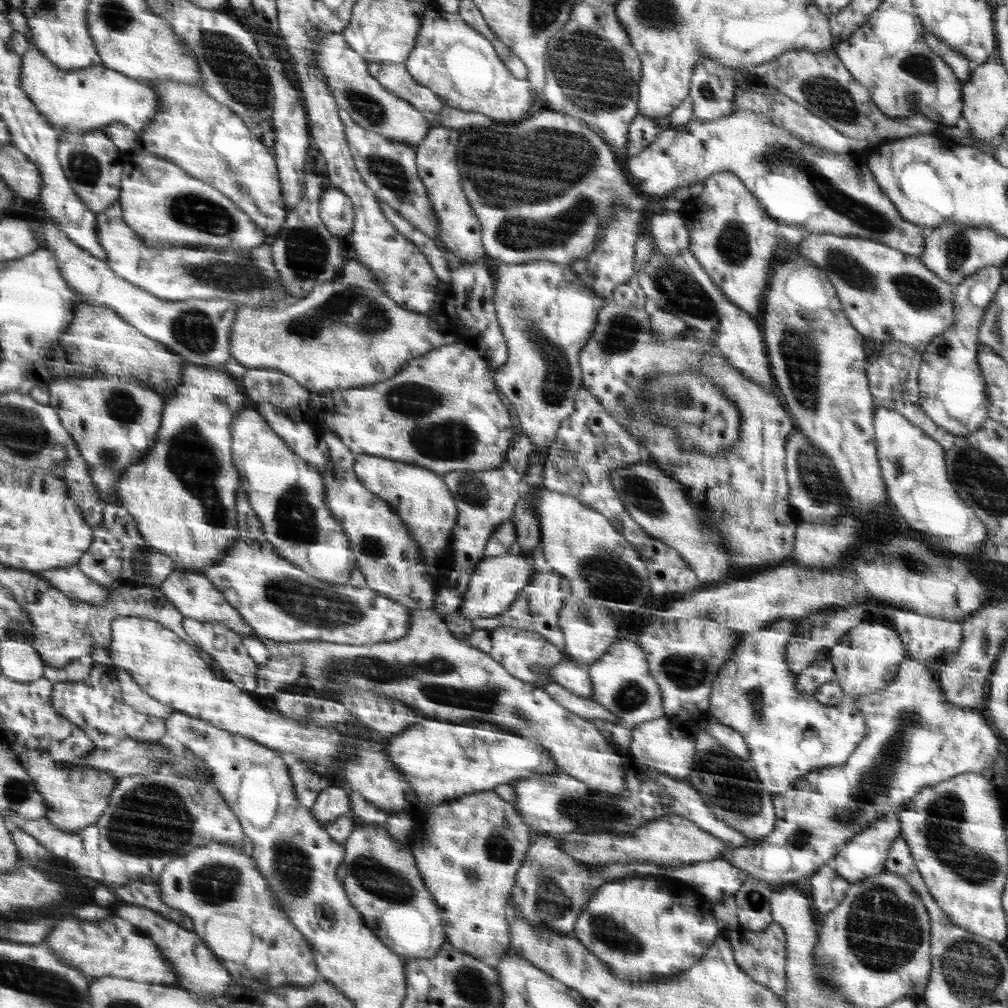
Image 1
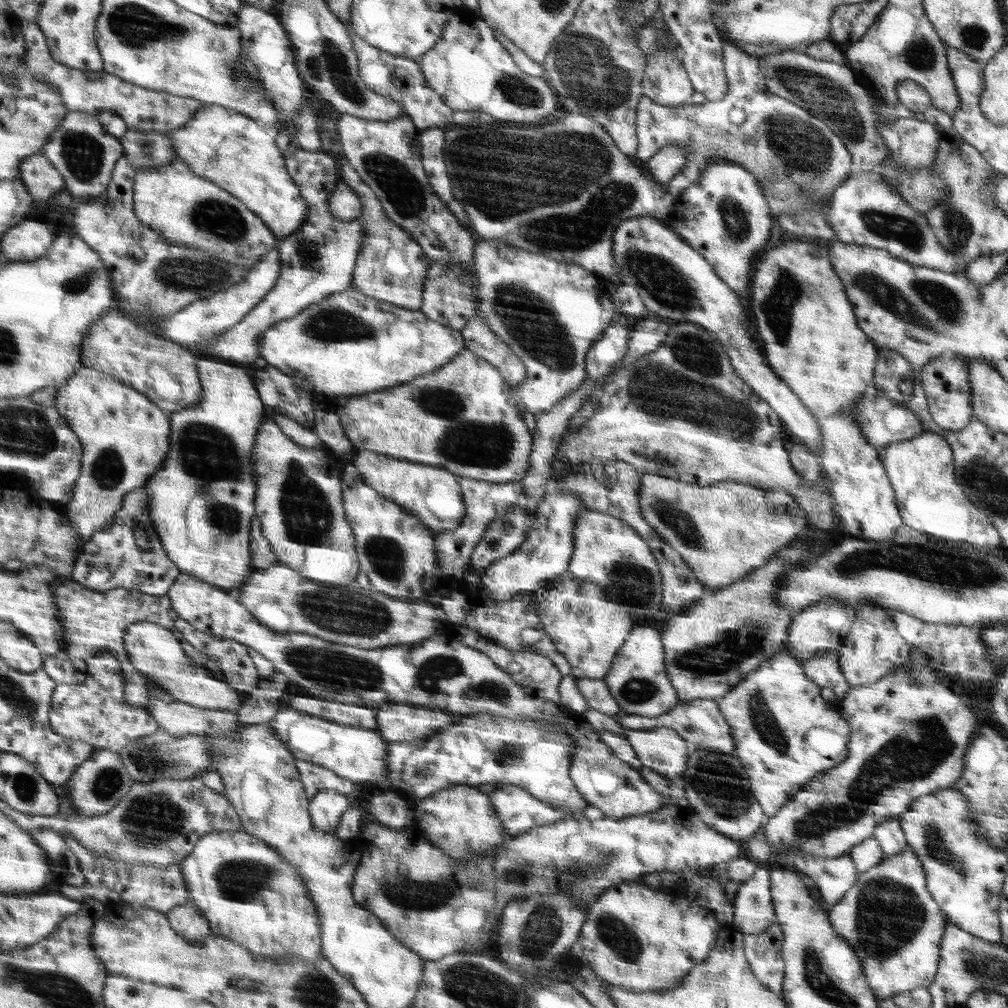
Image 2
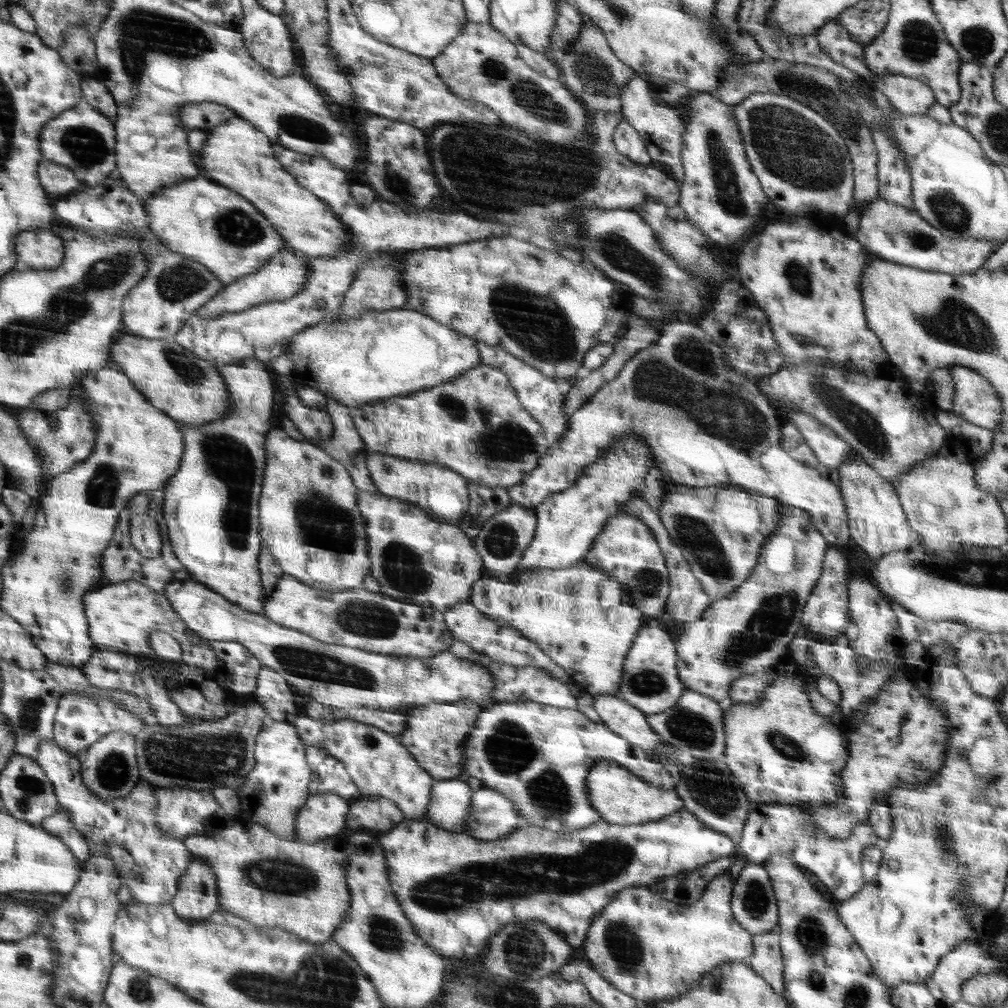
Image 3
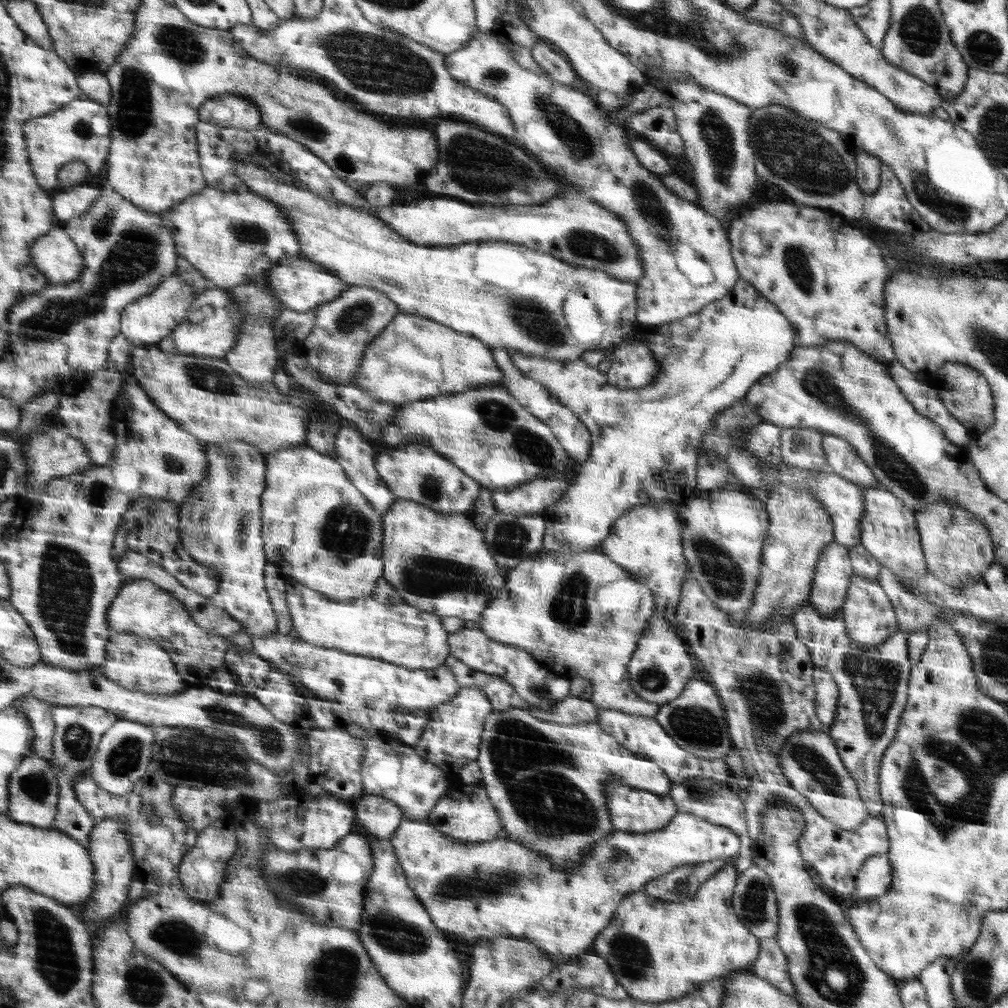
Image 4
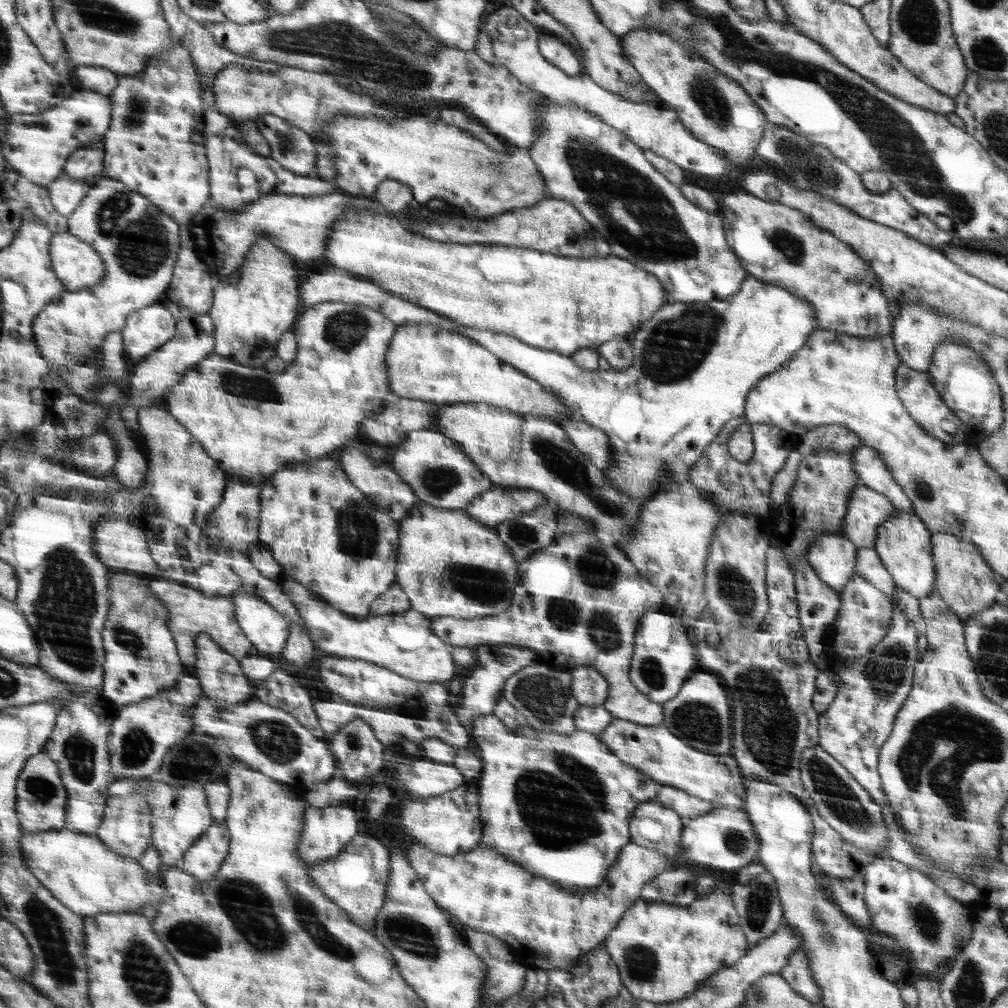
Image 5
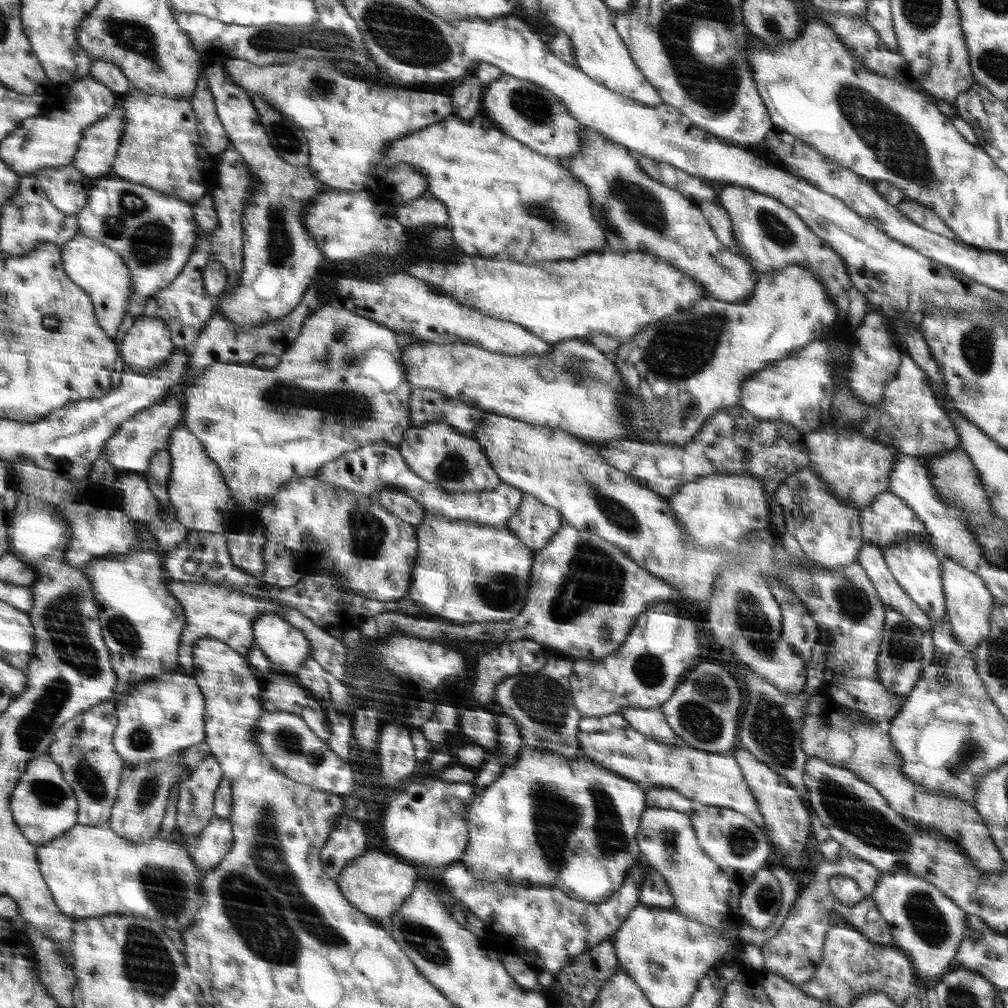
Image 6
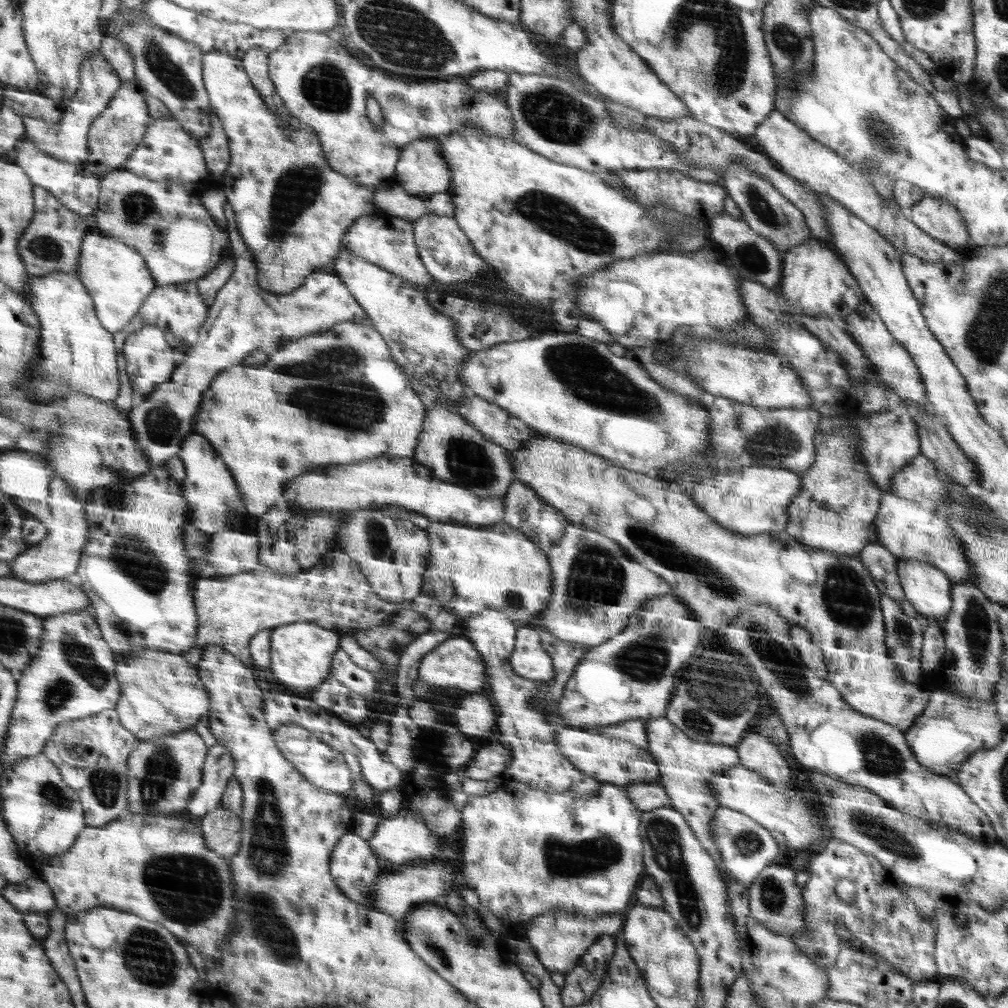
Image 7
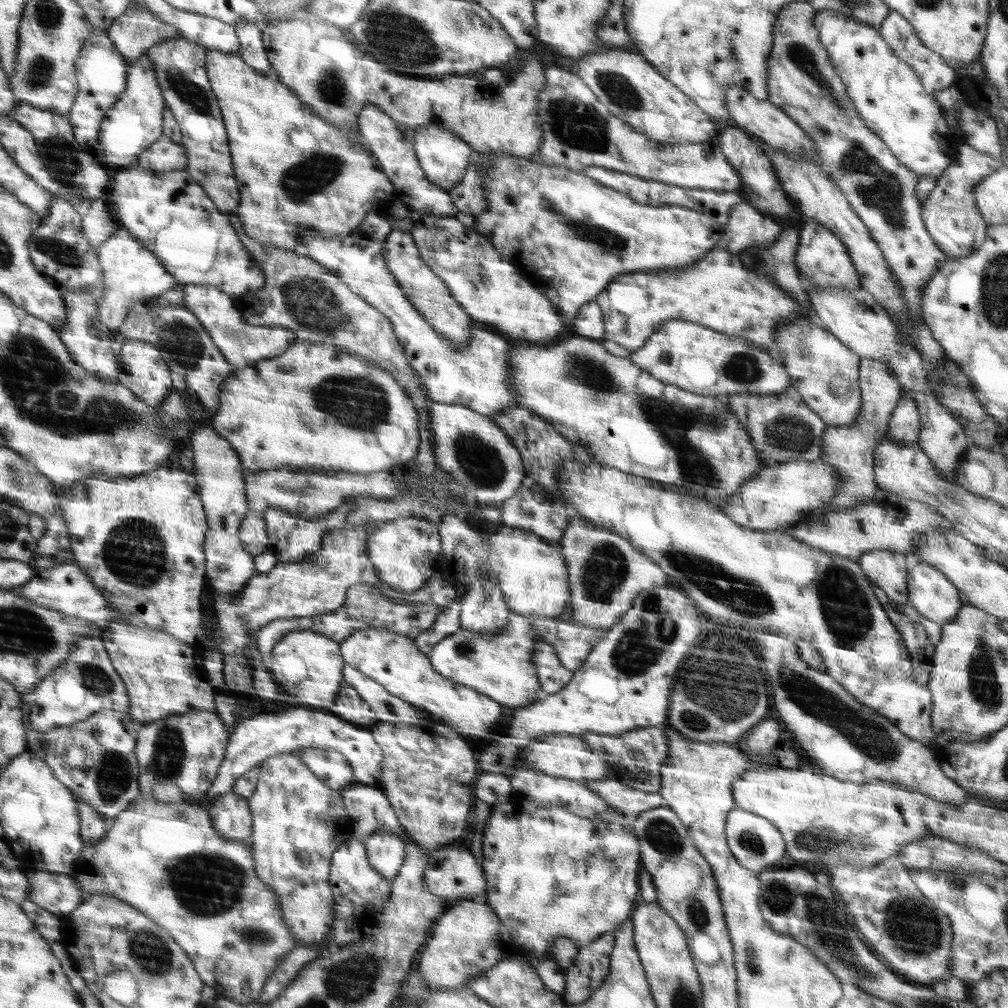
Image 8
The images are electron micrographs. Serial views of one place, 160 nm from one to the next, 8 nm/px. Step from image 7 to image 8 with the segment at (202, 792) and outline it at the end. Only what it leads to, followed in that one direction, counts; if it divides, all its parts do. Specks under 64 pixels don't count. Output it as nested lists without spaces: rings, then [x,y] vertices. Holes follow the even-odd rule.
[[[288,708],[282,712],[261,711],[240,721],[235,725],[234,732],[229,734],[228,745],[225,746],[225,758],[221,762],[221,770],[213,785],[209,788],[208,800],[214,800],[232,790],[238,777],[255,768],[260,761],[275,754],[292,753],[296,749],[333,748],[343,754],[353,769],[356,783],[363,783],[373,787],[380,786],[383,766],[383,752],[380,745],[374,740],[370,730],[356,728],[348,724],[343,718],[324,714],[324,712],[312,712],[308,708]]]

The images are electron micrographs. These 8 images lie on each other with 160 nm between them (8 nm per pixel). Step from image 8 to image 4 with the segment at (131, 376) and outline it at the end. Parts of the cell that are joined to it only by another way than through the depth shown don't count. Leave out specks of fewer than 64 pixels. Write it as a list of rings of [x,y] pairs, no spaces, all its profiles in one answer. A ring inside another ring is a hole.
[[[176,272],[161,282],[153,293],[137,298],[122,313],[121,333],[135,347],[159,345],[186,317],[193,301],[192,283],[181,279]]]

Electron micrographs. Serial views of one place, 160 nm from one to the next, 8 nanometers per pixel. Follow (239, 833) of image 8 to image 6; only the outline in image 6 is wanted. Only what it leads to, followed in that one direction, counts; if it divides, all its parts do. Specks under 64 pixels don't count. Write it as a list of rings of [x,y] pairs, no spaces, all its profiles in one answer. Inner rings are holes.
[[[214,816],[193,840],[189,855],[202,871],[209,872],[220,864],[233,846],[233,825],[228,818]]]

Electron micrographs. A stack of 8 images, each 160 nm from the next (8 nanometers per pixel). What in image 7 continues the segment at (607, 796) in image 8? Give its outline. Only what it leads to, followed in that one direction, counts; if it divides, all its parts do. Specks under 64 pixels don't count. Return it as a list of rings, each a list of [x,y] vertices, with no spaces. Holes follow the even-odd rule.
[[[660,782],[631,783],[624,788],[642,813],[671,804],[670,794]]]

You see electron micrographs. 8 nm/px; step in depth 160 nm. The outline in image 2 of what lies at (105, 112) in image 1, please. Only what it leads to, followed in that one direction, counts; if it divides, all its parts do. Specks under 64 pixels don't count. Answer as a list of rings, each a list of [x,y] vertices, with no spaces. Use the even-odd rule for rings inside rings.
[[[25,20],[25,38],[27,40],[27,64],[30,71],[38,77],[39,82],[50,85],[57,90],[62,104],[70,112],[85,112],[98,117],[103,110],[113,110],[126,123],[127,128],[137,128],[145,132],[163,133],[173,131],[187,122],[201,109],[205,103],[190,97],[178,96],[164,91],[155,91],[140,86],[132,86],[130,82],[107,74],[103,69],[94,72],[82,72],[59,63],[53,57],[53,51],[42,27],[37,22]]]

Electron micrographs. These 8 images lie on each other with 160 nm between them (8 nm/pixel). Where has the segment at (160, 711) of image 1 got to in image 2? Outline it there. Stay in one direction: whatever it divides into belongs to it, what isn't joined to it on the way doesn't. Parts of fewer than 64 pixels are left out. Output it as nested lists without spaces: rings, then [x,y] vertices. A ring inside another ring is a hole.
[[[66,579],[63,582],[54,585],[54,598],[57,606],[57,619],[64,629],[65,652],[76,659],[82,658],[85,661],[93,656],[101,653],[110,653],[114,655],[119,663],[122,664],[121,669],[124,677],[124,694],[125,702],[130,706],[145,707],[147,704],[147,678],[142,672],[136,670],[131,665],[131,660],[128,657],[128,651],[125,649],[124,638],[126,630],[130,626],[137,625],[138,622],[152,622],[153,624],[162,626],[162,628],[173,631],[176,626],[178,616],[177,611],[173,609],[172,600],[166,595],[154,596],[146,594],[145,591],[128,590],[126,588],[116,588],[107,590],[106,592],[98,592],[90,590],[89,587],[83,587],[81,583],[76,583],[74,580]]]

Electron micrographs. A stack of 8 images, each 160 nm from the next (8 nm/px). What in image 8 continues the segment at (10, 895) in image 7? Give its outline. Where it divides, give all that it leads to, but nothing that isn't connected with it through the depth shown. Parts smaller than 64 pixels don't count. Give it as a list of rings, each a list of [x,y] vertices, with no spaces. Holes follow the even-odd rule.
[[[29,869],[31,893],[29,899],[55,915],[66,917],[82,904],[83,892],[71,873],[53,873]]]

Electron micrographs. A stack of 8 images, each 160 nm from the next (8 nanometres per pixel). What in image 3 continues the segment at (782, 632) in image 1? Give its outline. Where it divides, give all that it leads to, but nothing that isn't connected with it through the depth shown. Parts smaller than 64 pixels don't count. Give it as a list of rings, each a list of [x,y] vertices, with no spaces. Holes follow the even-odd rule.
[[[778,669],[776,678],[765,688],[761,697],[746,704],[728,703],[725,716],[728,770],[739,780],[752,804],[798,802],[803,805],[825,805],[837,801],[843,795],[841,774],[845,772],[849,756],[848,739],[838,718],[817,713],[803,678],[785,675]]]

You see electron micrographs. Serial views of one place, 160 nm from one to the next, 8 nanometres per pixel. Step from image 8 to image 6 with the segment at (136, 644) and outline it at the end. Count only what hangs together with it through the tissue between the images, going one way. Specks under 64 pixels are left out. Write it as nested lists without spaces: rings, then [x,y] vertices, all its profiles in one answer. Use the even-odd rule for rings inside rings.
[[[176,670],[159,674],[133,686],[131,690],[127,690],[121,698],[118,698],[116,707],[118,722],[116,732],[113,734],[113,746],[124,758],[125,769],[136,767],[137,763],[141,766],[159,758],[173,756],[183,748],[205,740],[205,695],[197,679],[193,675],[186,674],[185,671]]]

